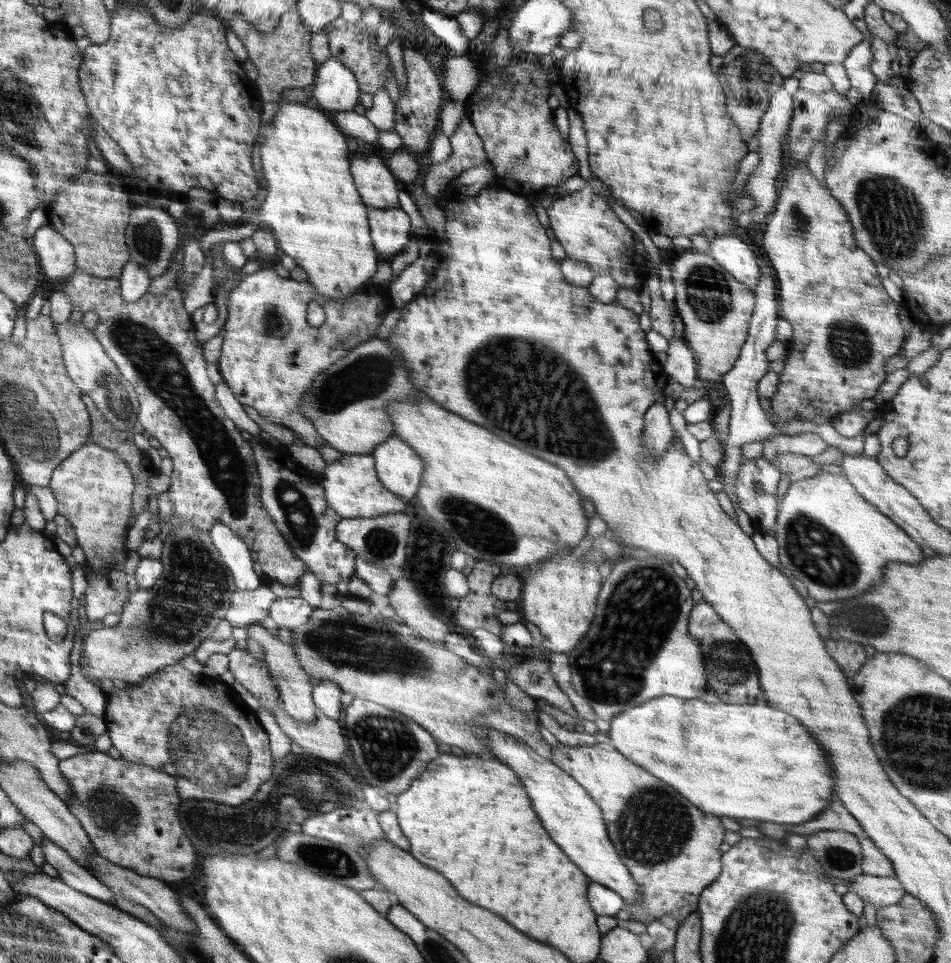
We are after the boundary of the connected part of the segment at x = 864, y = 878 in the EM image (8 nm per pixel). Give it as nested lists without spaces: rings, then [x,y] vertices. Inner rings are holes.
[[[862,874],[850,881],[848,890],[855,892],[864,904],[870,902],[877,909],[898,903],[906,894],[902,883],[894,875],[878,877]]]

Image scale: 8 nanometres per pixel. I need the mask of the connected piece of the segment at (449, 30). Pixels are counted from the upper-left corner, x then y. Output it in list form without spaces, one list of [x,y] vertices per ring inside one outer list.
[[[429,8],[422,10],[422,20],[436,36],[440,36],[458,56],[464,54],[464,48],[468,44],[468,38],[459,32],[459,25],[456,18],[434,12]]]

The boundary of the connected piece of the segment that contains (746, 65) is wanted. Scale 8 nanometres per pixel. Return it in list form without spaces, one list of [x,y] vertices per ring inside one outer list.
[[[738,44],[723,55],[722,66],[717,73],[726,97],[726,112],[736,124],[742,142],[748,143],[756,134],[762,116],[766,113],[771,96],[783,86],[784,77],[760,52]]]

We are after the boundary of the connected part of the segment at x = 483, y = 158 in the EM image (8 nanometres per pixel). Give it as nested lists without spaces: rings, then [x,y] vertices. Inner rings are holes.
[[[465,117],[454,135],[449,138],[452,154],[441,163],[433,163],[422,185],[434,198],[445,195],[450,185],[464,170],[489,164],[482,139],[478,137],[474,126]]]

